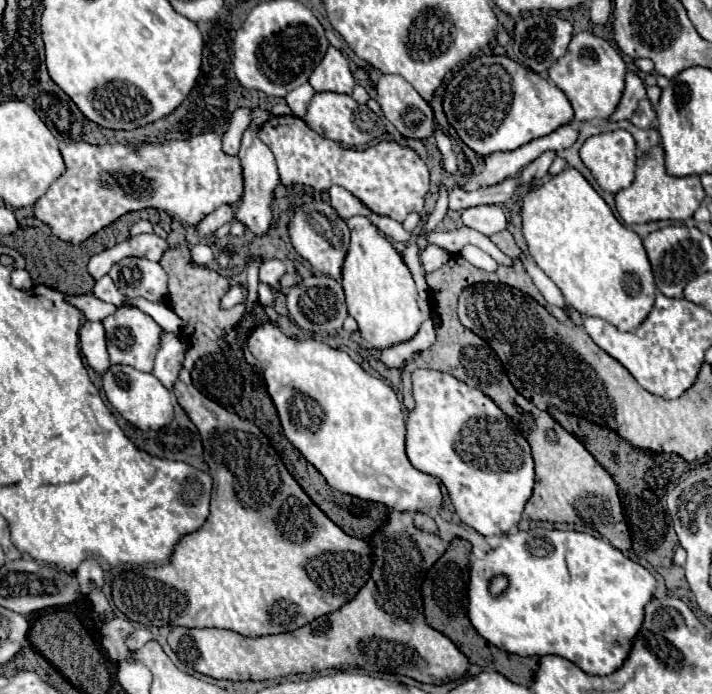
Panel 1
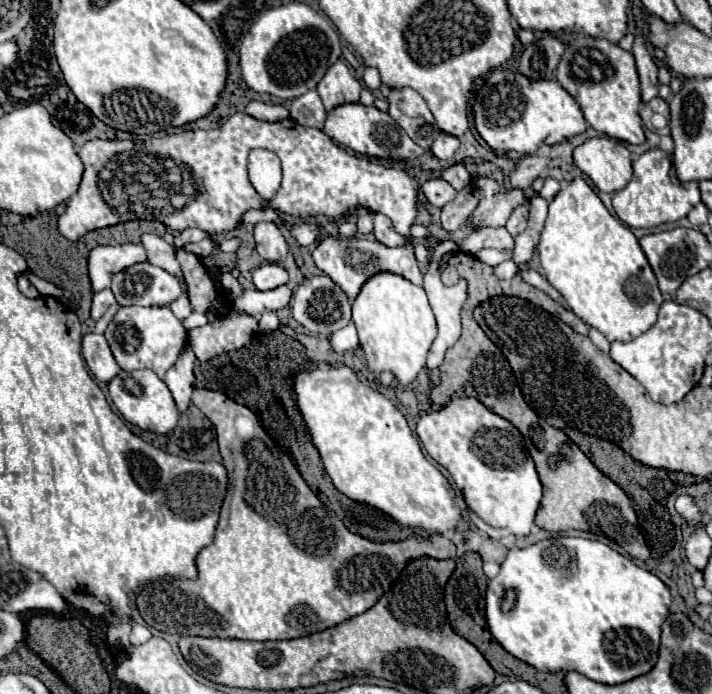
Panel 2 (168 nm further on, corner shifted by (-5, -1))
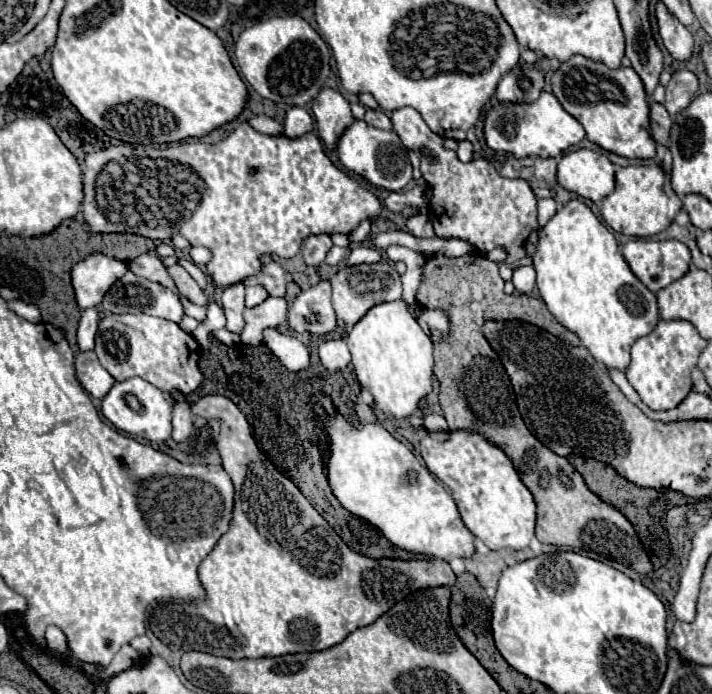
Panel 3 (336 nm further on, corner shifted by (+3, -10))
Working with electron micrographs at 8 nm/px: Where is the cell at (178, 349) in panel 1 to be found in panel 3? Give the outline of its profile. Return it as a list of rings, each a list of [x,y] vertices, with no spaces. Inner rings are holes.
[[[172,398],[172,438],[176,442],[182,442],[190,436],[192,432],[192,412],[190,412],[190,404],[184,400],[174,400]]]

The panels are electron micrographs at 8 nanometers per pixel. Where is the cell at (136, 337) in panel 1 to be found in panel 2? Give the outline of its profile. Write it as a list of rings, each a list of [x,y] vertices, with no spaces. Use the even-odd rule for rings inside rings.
[[[120,307],[110,325],[106,327],[106,341],[112,349],[116,363],[124,371],[152,369],[160,379],[176,363],[178,355],[188,345],[188,333],[180,319],[168,307]]]

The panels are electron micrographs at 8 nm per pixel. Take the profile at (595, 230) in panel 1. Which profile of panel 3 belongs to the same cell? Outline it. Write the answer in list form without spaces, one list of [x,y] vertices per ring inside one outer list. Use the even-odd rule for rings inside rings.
[[[572,198],[548,220],[546,226],[540,228],[538,248],[532,262],[536,270],[536,286],[552,316],[562,326],[576,332],[582,344],[598,362],[624,372],[630,362],[630,346],[638,338],[650,334],[658,324],[660,316],[656,296],[634,276],[620,252],[614,234],[592,214],[592,210],[582,200]]]

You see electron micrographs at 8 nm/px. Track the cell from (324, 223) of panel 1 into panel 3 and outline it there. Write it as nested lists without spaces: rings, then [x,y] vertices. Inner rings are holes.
[[[388,262],[342,266],[336,274],[332,274],[330,284],[332,284],[332,304],[336,310],[336,316],[340,320],[344,320],[346,328],[354,326],[368,312],[368,308],[372,308],[374,304],[398,300],[402,296],[400,274],[394,268],[394,264],[388,264]]]

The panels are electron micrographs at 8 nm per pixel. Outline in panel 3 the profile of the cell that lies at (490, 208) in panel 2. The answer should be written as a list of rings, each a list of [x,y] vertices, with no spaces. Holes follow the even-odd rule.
[[[410,106],[394,110],[390,120],[402,144],[420,158],[422,178],[432,188],[432,204],[436,212],[432,212],[430,218],[436,236],[464,240],[476,250],[502,246],[508,252],[506,264],[510,268],[516,268],[518,264],[532,264],[540,226],[536,222],[536,196],[528,182],[498,176],[496,168],[484,158],[462,164],[452,150],[442,146],[442,138],[434,134],[422,116]]]

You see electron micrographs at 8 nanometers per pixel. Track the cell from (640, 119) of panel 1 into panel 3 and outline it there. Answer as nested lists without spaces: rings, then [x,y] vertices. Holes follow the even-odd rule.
[[[650,102],[650,134],[656,140],[656,144],[662,146],[668,144],[670,128],[672,128],[672,118],[666,112],[666,108],[658,102]]]

